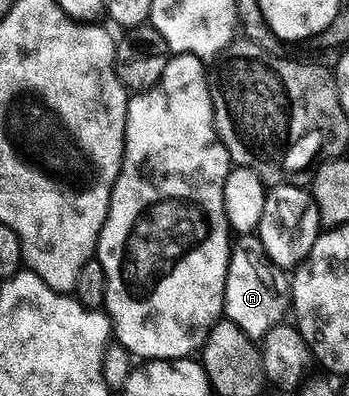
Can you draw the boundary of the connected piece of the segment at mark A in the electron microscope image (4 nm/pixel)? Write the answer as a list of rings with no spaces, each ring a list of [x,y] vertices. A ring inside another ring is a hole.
[[[241,234],[232,241],[229,249],[229,265],[227,266],[227,278],[225,279],[225,311],[224,319],[235,322],[243,334],[247,334],[254,342],[271,330],[271,326],[282,323],[286,319],[291,308],[291,288],[287,283],[287,276],[282,269],[273,264],[271,258],[265,252],[256,234]]]

